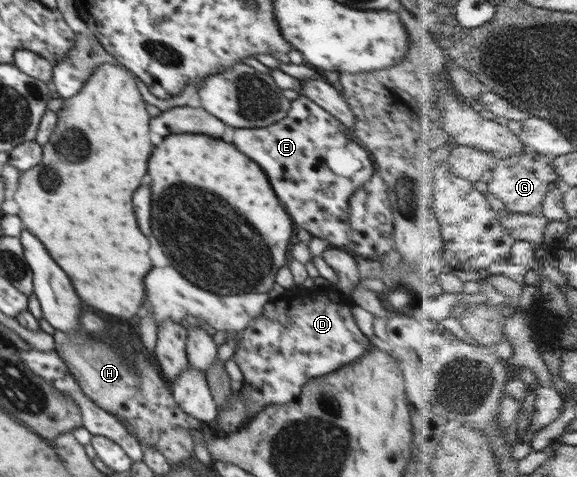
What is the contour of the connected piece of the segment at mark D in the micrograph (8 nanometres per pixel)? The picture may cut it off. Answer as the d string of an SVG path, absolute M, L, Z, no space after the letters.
M332 284L315 287L312 290L285 292L282 297L265 304L262 314L258 314L241 331L242 341L237 344L234 359L243 374L240 394L250 401L251 414L262 413L264 407L284 404L300 396L302 385L312 377L326 376L364 355L372 342L357 326L354 320L355 302L346 294L340 294Z

